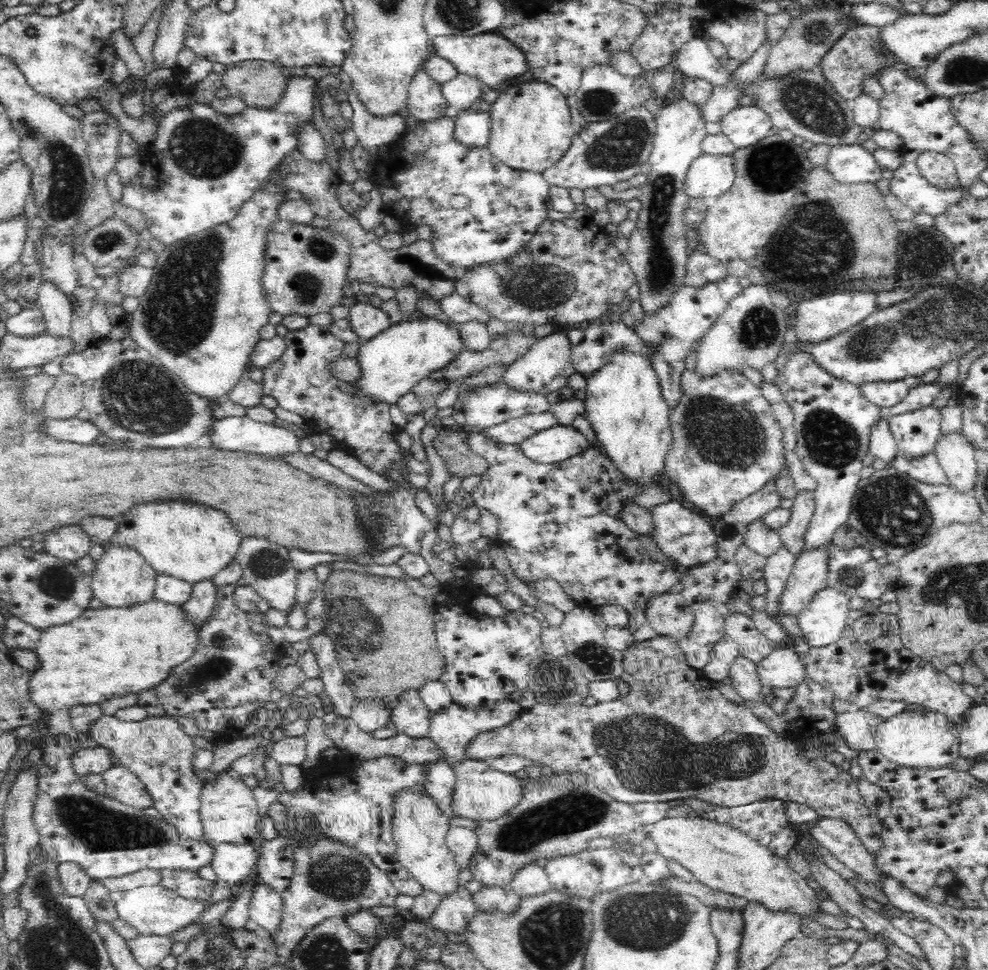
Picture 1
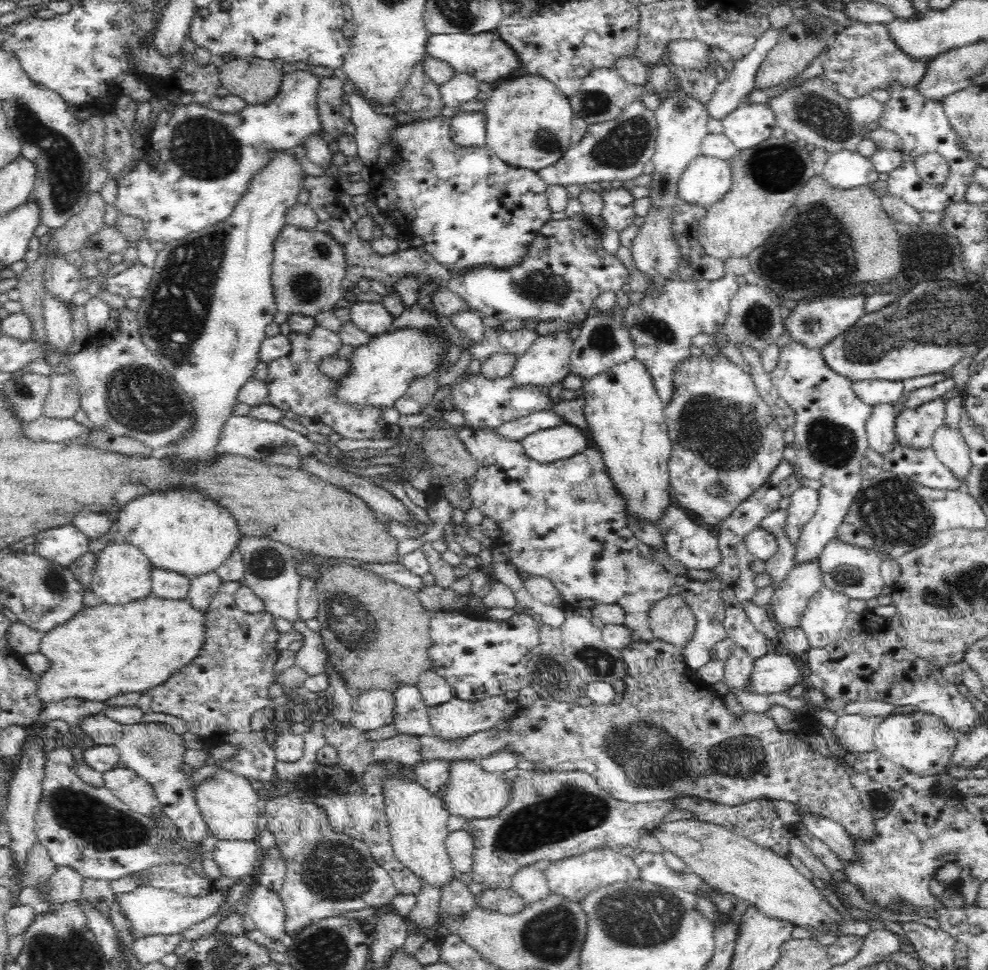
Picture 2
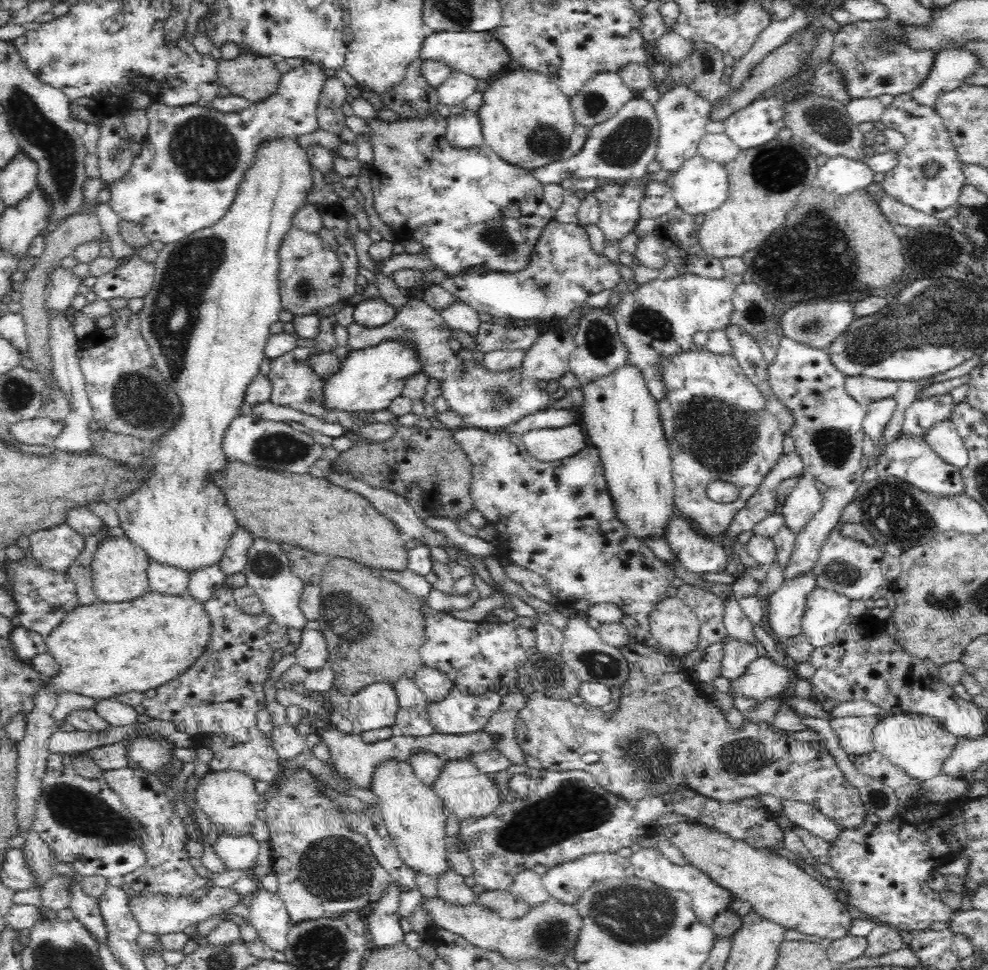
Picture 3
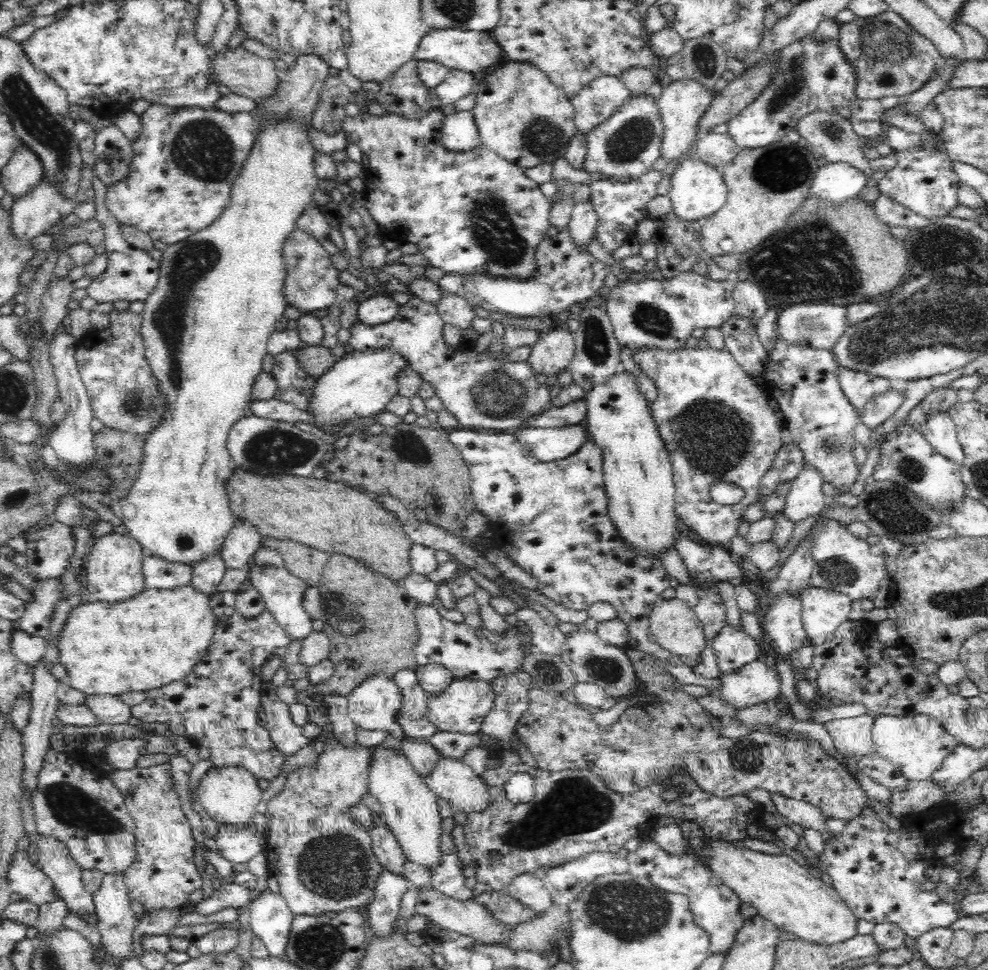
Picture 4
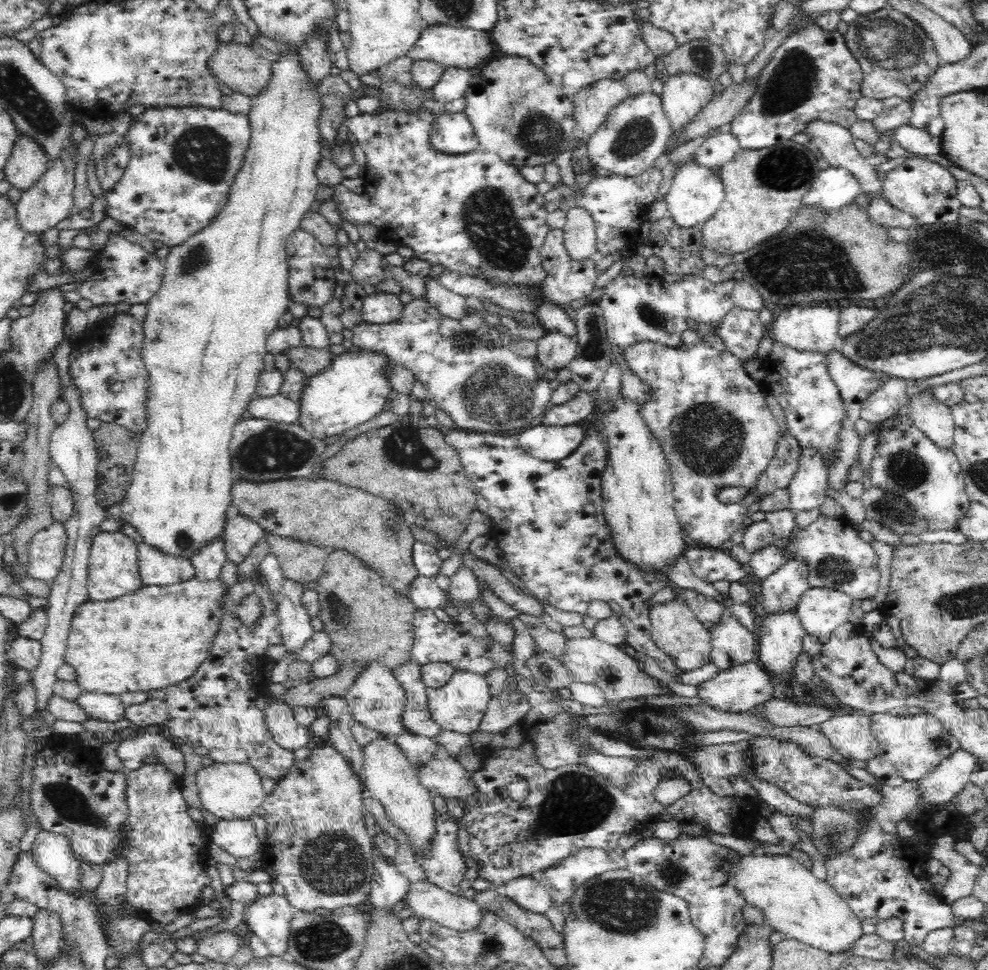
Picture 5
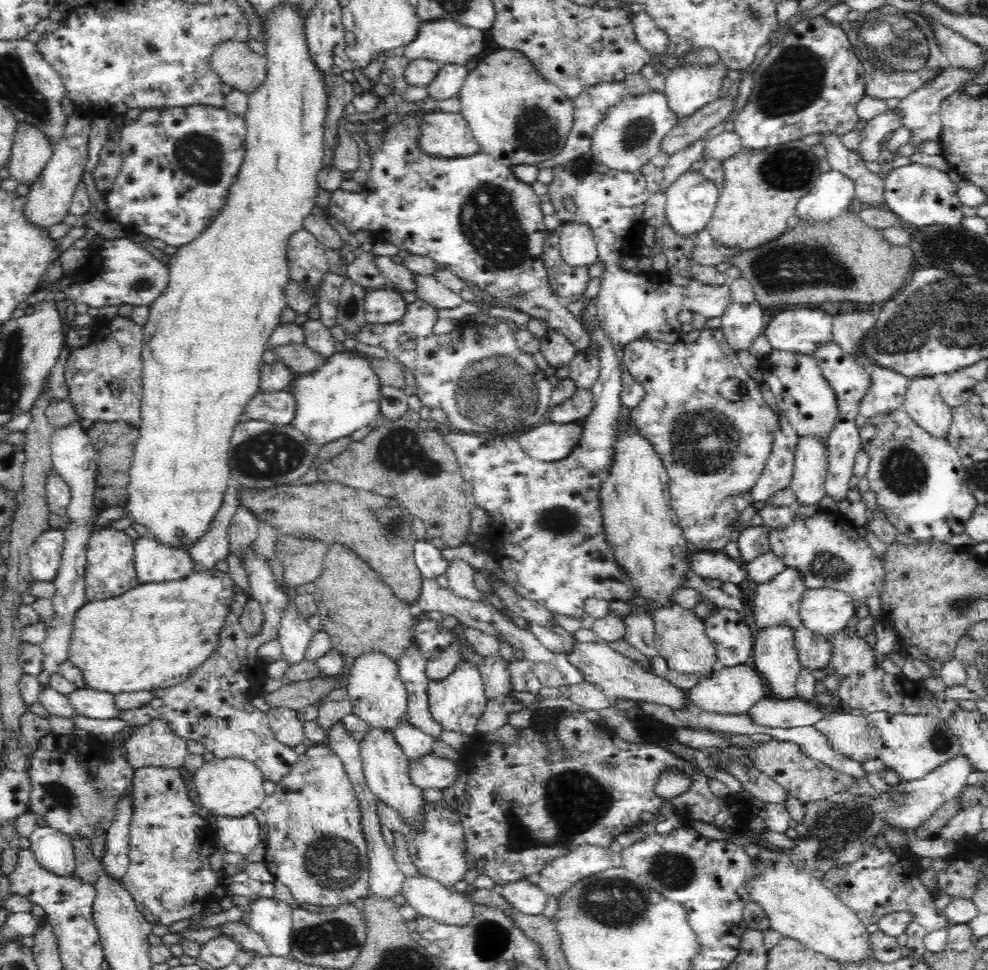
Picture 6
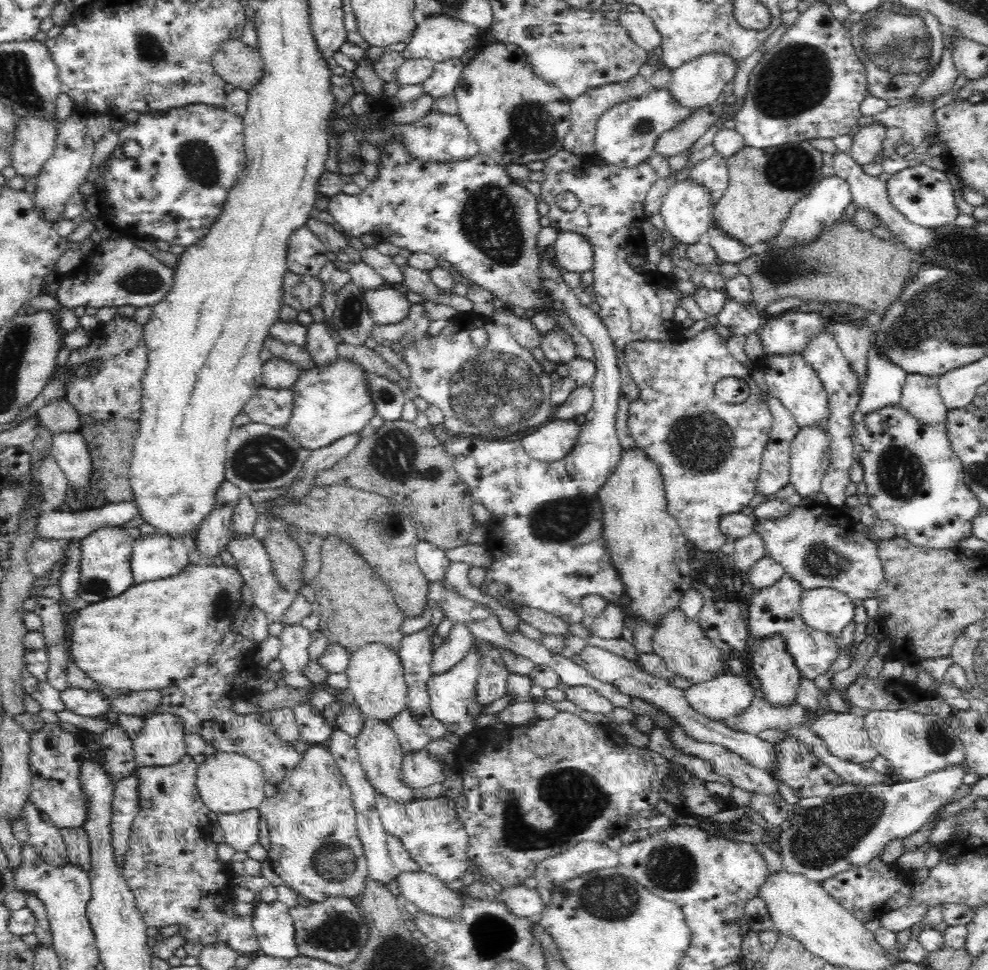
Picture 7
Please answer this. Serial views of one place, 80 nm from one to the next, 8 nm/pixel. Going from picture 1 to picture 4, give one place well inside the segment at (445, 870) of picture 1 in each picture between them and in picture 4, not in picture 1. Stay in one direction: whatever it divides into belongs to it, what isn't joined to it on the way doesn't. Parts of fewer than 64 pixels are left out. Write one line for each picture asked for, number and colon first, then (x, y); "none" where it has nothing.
2: (417, 819)
3: (413, 813)
4: (410, 810)

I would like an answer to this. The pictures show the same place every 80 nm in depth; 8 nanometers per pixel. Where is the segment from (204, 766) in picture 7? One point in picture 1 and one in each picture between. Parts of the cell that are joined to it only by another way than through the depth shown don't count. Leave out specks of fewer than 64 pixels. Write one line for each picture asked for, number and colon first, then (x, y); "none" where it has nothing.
1: (228, 811)
2: (227, 801)
3: (228, 798)
4: (229, 795)
5: (232, 791)
6: (231, 787)

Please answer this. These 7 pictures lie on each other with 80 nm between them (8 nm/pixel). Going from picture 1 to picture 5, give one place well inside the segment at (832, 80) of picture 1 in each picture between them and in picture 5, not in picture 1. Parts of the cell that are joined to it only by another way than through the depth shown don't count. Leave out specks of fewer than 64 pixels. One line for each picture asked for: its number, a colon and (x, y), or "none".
2: (862, 57)
3: (871, 58)
4: (889, 58)
5: (896, 57)

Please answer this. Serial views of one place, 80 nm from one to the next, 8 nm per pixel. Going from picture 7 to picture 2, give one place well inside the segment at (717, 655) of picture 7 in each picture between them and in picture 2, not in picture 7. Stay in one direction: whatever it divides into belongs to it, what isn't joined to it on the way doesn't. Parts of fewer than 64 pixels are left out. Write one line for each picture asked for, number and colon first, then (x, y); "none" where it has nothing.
2: (671, 619)
3: (673, 624)
4: (674, 625)
5: (675, 629)
6: (680, 636)

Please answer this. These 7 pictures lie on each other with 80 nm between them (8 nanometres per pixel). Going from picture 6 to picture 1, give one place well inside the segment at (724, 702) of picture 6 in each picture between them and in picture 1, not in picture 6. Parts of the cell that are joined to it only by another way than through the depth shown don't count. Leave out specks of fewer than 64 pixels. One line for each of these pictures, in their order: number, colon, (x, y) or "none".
1: (783, 668)
2: (776, 671)
3: (764, 678)
4: (756, 682)
5: (740, 689)

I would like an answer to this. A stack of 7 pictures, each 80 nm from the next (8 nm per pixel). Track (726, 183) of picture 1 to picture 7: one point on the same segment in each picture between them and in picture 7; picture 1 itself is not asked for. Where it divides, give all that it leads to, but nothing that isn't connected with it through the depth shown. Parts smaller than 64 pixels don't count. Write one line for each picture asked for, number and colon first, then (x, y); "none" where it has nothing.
2: (706, 180)
3: (700, 185)
4: (698, 190)
5: (696, 193)
6: (691, 200)
7: (687, 211)

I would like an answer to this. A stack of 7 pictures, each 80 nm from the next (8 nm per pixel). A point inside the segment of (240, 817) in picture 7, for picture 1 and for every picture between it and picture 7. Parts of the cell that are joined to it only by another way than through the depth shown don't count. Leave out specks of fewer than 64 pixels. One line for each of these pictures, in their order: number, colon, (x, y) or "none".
1: (233, 863)
2: (235, 858)
3: (238, 852)
4: (237, 843)
5: (238, 837)
6: (240, 834)

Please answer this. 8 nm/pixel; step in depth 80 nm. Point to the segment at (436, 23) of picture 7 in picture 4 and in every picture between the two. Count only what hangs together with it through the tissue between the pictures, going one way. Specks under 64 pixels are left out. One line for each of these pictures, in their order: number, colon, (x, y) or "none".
4: (471, 51)
5: (449, 46)
6: (446, 42)

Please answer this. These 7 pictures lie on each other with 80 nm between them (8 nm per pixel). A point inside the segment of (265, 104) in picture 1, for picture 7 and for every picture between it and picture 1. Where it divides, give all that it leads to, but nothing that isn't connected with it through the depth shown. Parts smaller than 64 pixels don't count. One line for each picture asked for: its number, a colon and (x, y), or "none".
2: (257, 81)
3: (254, 78)
4: (244, 73)
5: (238, 66)
6: (233, 62)
7: (236, 63)

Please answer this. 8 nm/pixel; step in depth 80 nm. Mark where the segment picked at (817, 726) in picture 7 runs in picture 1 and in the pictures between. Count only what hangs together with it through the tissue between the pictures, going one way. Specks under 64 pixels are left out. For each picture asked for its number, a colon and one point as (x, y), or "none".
1: (857, 726)
2: (856, 732)
3: (855, 734)
4: (852, 736)
5: (851, 735)
6: (849, 735)

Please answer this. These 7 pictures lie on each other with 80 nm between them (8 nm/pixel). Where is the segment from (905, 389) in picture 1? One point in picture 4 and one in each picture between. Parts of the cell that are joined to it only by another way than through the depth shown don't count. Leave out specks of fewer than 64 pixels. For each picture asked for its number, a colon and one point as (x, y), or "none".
2: (872, 392)
3: (863, 389)
4: (860, 387)

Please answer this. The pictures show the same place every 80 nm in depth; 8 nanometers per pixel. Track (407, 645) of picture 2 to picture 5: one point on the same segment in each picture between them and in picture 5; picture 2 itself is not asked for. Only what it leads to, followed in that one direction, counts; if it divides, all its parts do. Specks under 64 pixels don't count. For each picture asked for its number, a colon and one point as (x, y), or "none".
3: (374, 628)
4: (370, 621)
5: (366, 618)

